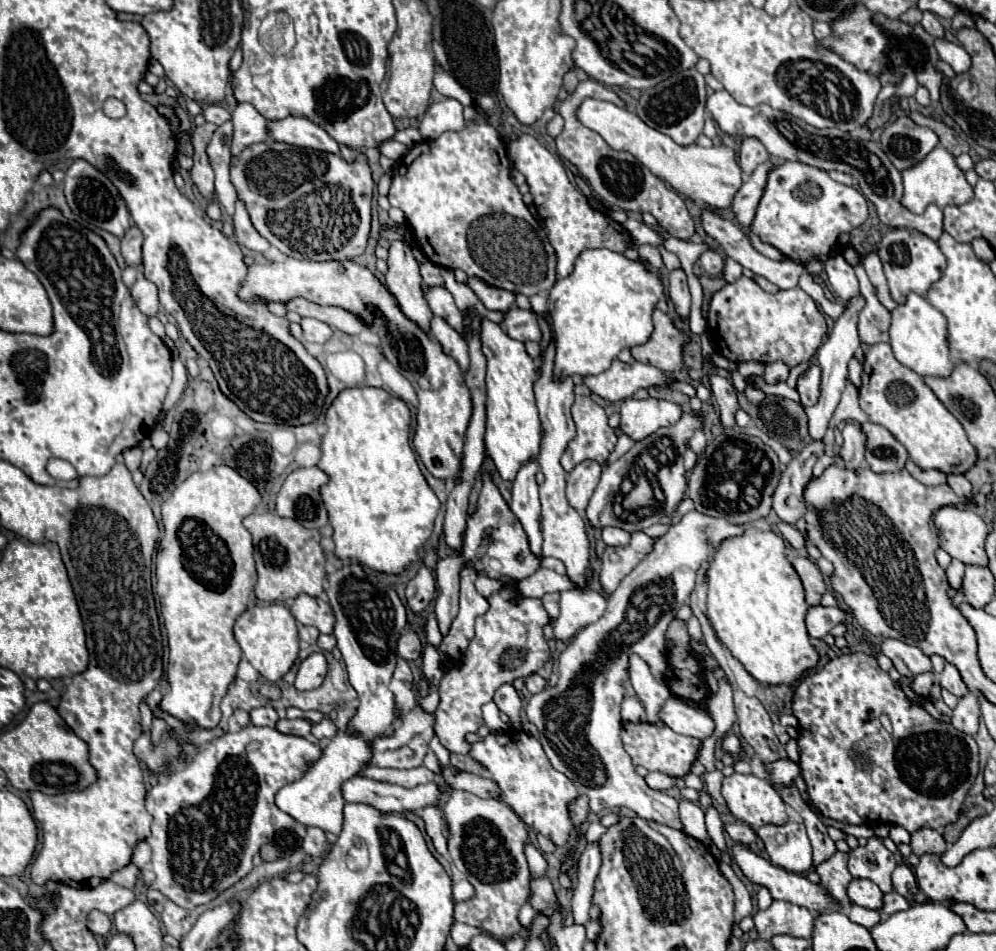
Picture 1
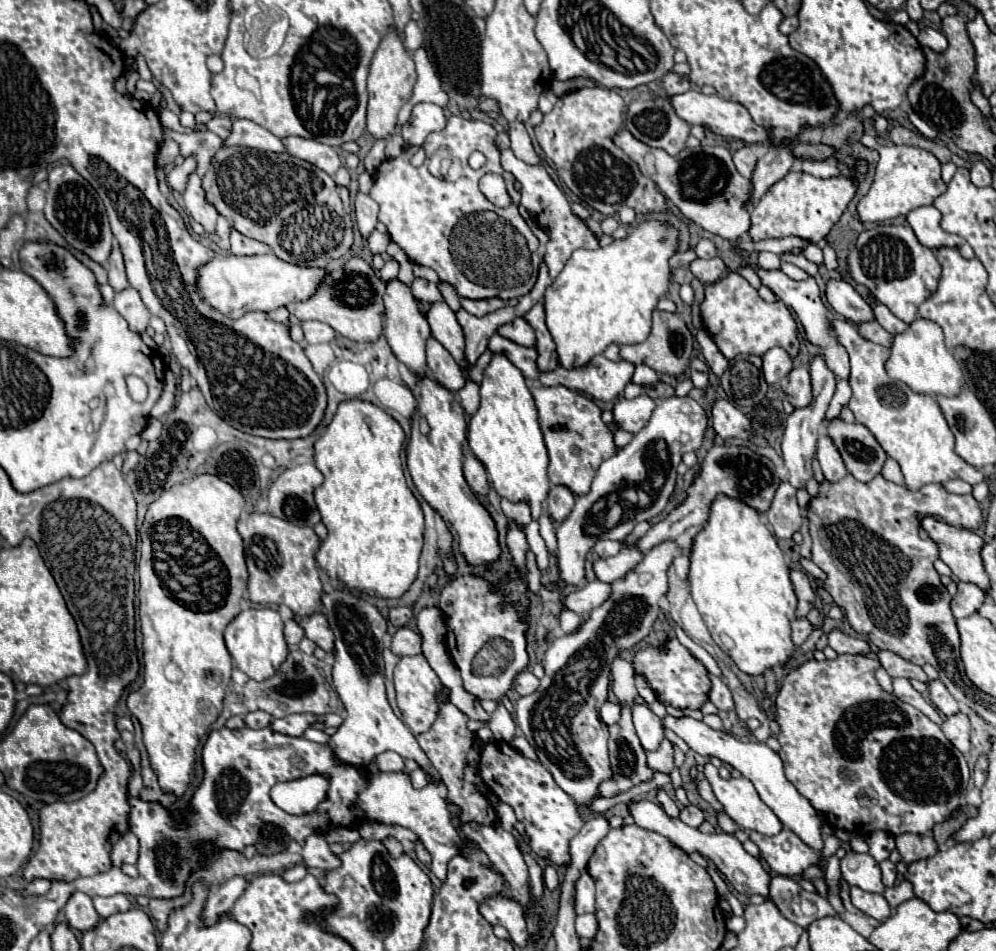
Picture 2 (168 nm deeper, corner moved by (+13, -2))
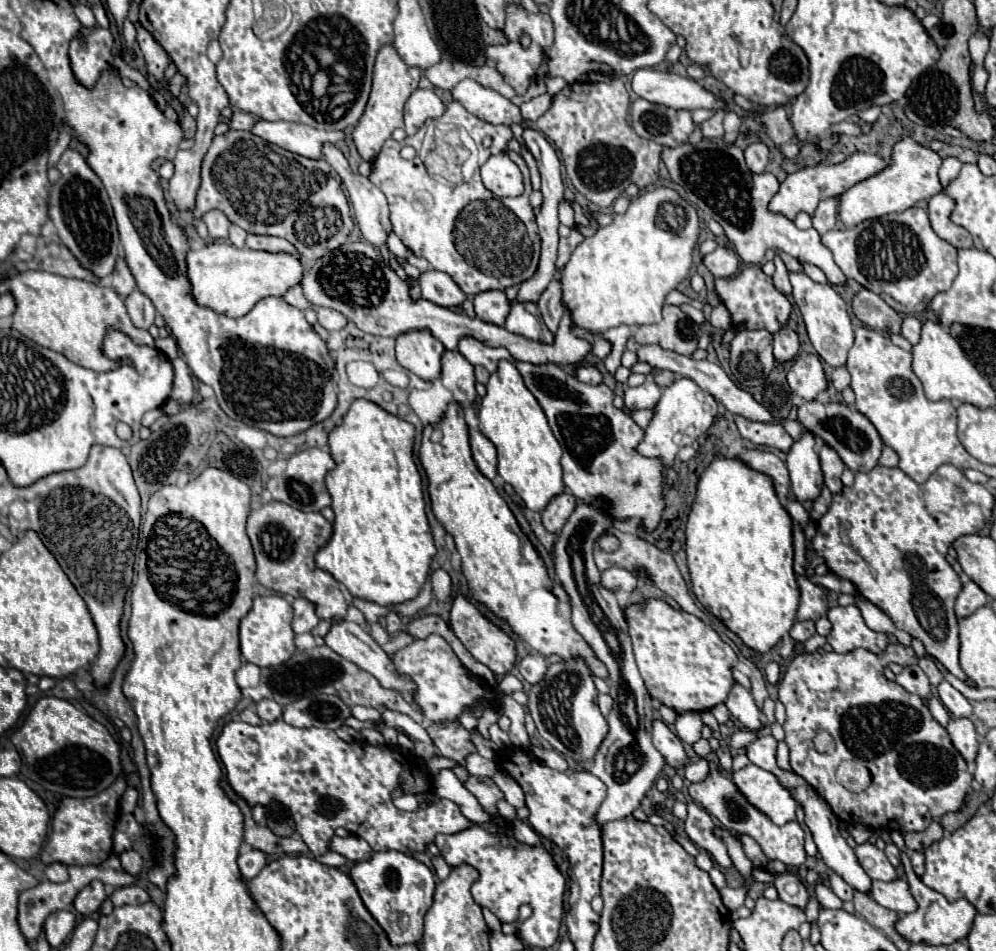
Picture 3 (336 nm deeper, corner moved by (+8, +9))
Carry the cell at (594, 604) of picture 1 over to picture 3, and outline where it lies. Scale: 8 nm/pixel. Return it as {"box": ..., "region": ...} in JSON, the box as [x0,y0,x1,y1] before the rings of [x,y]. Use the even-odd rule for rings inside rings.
{"box":[601,568,637,592],"region":[[[609,568],[601,572],[601,586],[611,592],[617,592],[617,590],[633,592],[637,586],[637,576],[625,568]]]}

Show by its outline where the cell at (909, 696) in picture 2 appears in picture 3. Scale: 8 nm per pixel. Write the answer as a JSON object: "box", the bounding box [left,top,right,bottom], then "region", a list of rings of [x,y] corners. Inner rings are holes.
{"box":[927,696,949,726],"region":[[[935,696],[927,698],[927,708],[931,710],[933,718],[935,718],[939,724],[947,726],[947,720],[949,720],[949,712],[947,712],[947,710],[945,710],[945,706],[939,702],[939,698],[935,698]]]}

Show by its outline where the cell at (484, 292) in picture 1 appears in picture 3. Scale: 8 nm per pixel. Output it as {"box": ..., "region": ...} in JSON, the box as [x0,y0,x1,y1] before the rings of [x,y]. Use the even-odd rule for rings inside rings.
{"box":[473,290,511,326],"region":[[[489,290],[489,292],[477,294],[473,298],[473,304],[475,304],[475,312],[479,318],[491,324],[499,324],[499,326],[503,326],[507,318],[507,310],[511,308],[505,292],[501,290]]]}

